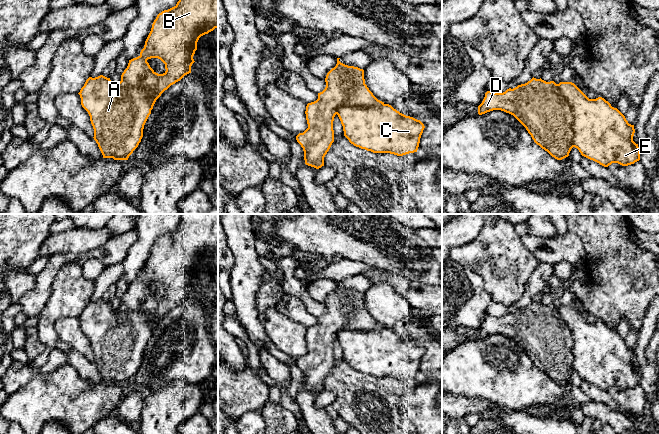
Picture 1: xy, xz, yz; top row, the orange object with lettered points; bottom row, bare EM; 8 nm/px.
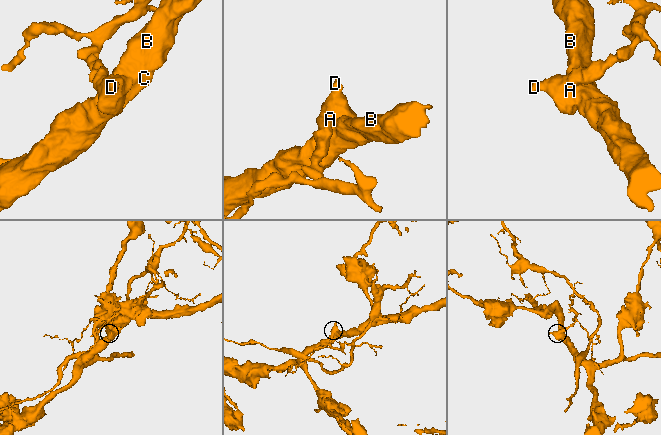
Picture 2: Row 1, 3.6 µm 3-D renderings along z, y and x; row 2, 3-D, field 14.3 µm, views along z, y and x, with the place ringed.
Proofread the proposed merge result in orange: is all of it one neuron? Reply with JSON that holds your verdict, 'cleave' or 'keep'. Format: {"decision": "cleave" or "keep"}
{"decision": "cleave"}

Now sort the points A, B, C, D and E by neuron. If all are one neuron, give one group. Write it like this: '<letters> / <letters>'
A D / B C E

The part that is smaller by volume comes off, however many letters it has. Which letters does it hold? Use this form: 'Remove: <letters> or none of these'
Remove: A, D

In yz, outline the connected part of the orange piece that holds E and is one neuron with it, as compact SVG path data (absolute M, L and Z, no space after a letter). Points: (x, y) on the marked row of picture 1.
M560 82L558 85L561 93L568 101L572 112L573 147L577 148L582 156L604 167L608 167L612 163L628 166L640 160L638 144L633 141L635 133L634 125L629 124L625 116L617 108L612 107L611 104L602 97L589 99L572 82Z

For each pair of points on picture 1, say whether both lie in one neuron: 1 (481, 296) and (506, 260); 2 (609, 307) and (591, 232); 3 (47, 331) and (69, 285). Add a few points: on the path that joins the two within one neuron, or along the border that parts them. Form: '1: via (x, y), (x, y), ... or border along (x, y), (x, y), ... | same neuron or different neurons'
1: border along (472, 270), (482, 278), (484, 288), (492, 300) | different neurons
2: via (609, 288), (609, 251) | same neuron
3: via (47, 320), (48, 316), (68, 296) | same neuron

